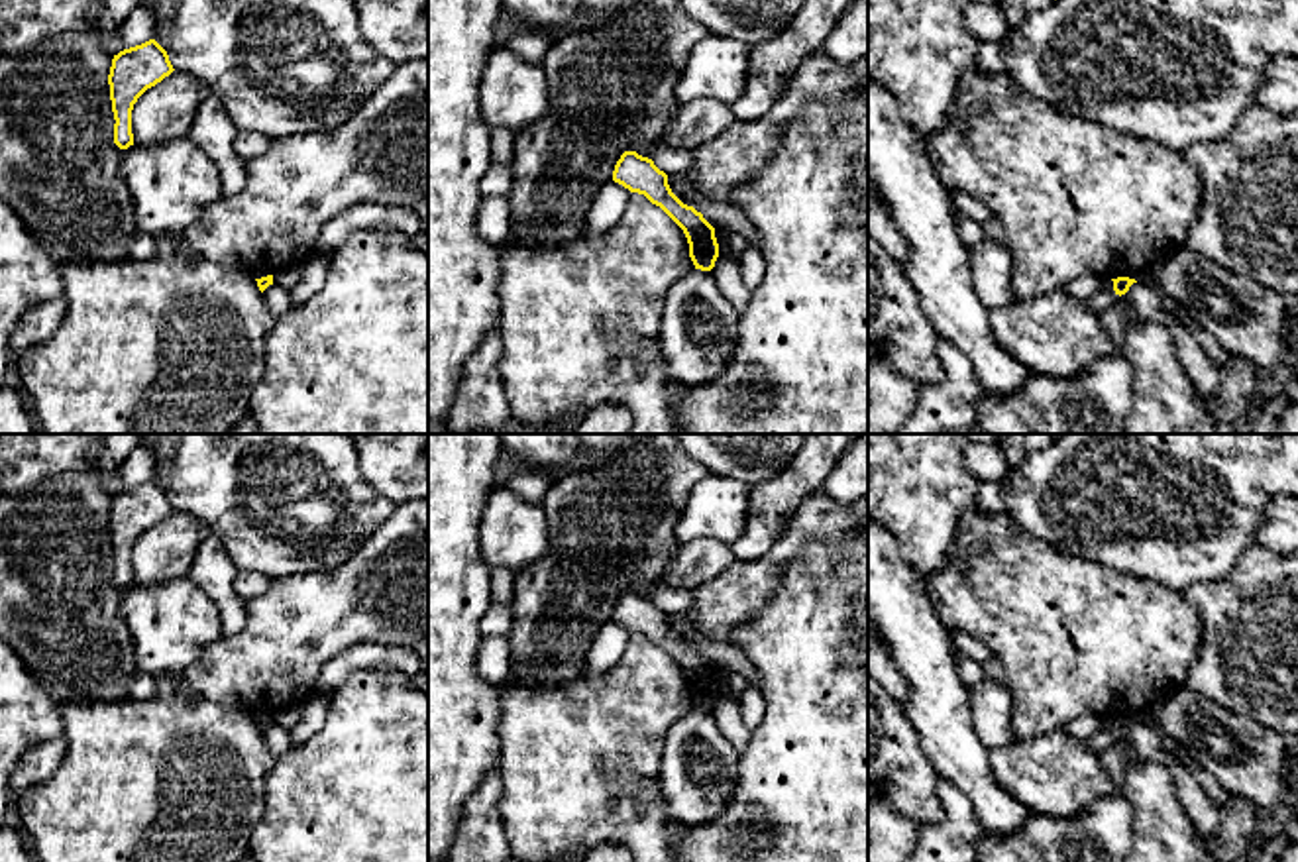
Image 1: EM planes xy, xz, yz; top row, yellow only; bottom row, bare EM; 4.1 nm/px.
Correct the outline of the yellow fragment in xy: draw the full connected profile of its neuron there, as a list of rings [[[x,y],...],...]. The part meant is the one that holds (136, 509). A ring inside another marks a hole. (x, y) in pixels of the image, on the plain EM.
[[[149,479],[114,495],[108,524],[114,552],[114,583],[120,589],[134,585],[132,550],[137,538],[173,512],[167,491]]]

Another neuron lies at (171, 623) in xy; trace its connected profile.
[[[189,577],[130,585],[122,599],[137,672],[155,679],[183,673],[222,636],[212,599]]]

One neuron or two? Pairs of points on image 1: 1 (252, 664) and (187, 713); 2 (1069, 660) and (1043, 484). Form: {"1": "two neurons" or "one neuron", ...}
{"1": "two neurons", "2": "two neurons"}

